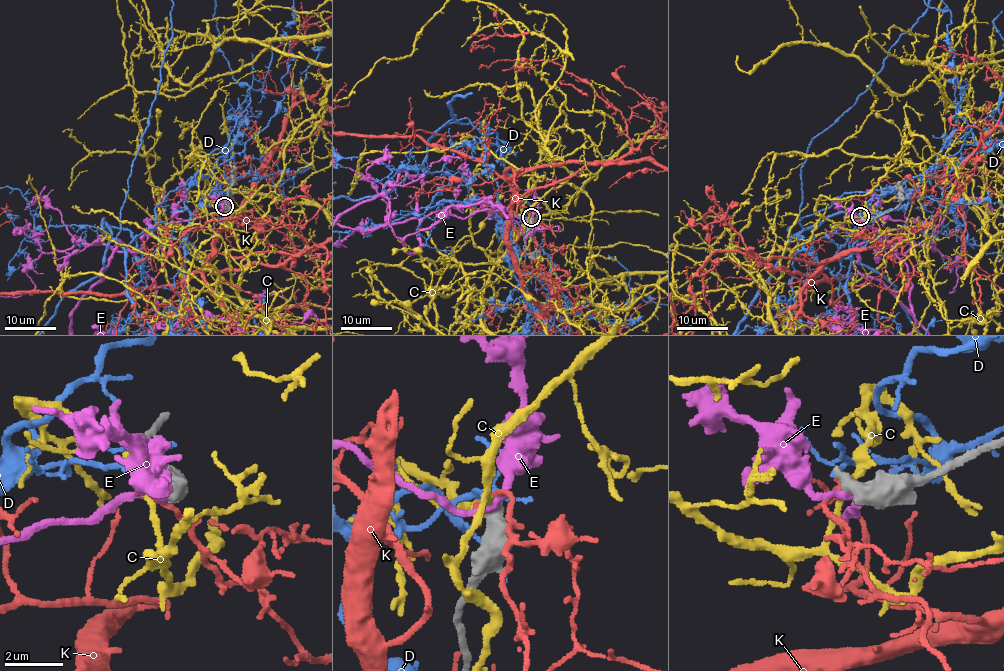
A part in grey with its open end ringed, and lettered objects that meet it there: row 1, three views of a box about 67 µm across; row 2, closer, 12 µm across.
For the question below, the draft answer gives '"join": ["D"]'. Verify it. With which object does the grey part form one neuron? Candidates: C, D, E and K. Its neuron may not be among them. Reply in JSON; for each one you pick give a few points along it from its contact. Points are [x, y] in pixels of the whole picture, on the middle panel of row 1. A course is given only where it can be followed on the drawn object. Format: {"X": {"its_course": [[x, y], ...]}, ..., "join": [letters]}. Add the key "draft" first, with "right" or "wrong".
{"draft": "wrong", "join": []}

